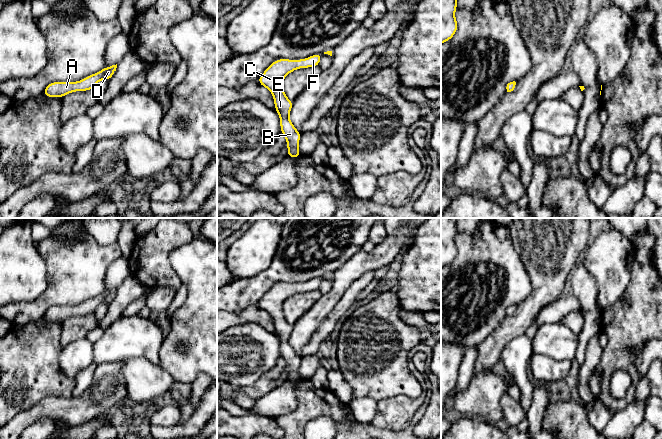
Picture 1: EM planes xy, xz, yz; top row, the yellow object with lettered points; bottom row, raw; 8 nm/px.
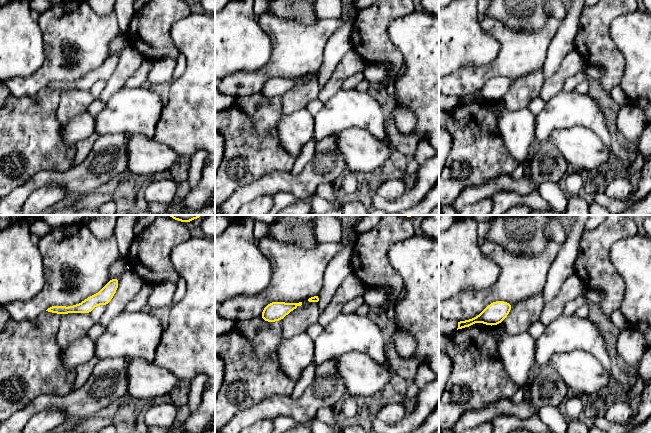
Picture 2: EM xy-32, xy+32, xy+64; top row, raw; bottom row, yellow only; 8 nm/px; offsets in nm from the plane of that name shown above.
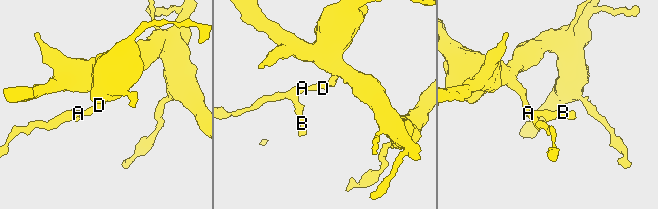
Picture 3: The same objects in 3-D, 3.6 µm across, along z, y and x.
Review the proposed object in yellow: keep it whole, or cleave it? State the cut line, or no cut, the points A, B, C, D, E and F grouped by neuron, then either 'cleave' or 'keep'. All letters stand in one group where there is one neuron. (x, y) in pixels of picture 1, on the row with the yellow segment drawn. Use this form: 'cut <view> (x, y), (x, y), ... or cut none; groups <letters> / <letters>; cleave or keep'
cut none; groups A B C D E F; keep

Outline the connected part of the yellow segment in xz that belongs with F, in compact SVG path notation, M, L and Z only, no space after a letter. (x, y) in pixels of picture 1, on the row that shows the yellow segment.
M322 53L302 60L278 59L272 62L258 78L258 83L269 89L273 95L274 108L280 116L281 133L285 136L288 144L287 154L293 159L301 155L298 148L301 132L297 131L289 120L289 113L292 109L293 102L285 95L283 79L287 74L296 69L319 66L321 58Z

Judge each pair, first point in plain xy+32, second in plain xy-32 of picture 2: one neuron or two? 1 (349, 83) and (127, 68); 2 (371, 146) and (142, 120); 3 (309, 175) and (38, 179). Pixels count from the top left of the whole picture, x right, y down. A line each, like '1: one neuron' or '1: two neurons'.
1: two neurons
2: two neurons
3: one neuron

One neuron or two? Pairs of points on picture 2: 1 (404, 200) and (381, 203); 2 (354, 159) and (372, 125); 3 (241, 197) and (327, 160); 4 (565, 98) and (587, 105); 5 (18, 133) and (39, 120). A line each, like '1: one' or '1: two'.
1: one
2: two
3: one
4: one
5: one

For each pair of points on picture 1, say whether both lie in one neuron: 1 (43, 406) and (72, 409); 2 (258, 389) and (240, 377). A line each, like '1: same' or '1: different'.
1: same
2: different

